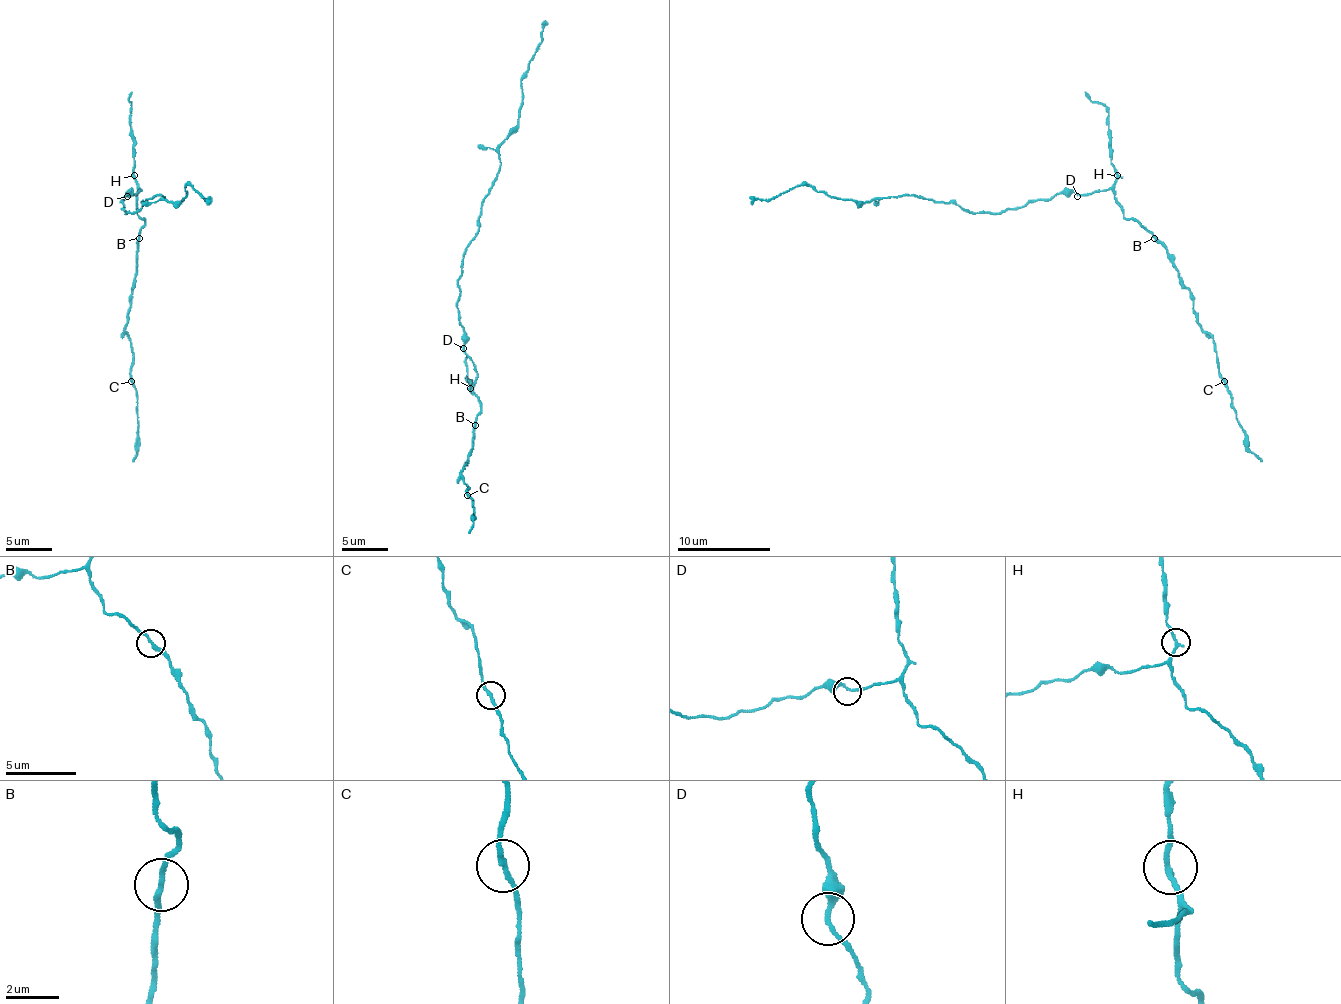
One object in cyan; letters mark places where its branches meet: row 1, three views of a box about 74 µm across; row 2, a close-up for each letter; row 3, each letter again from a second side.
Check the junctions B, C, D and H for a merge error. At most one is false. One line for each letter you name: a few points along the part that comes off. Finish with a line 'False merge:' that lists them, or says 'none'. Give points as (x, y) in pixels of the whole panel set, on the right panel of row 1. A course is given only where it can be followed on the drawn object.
False merge: none

